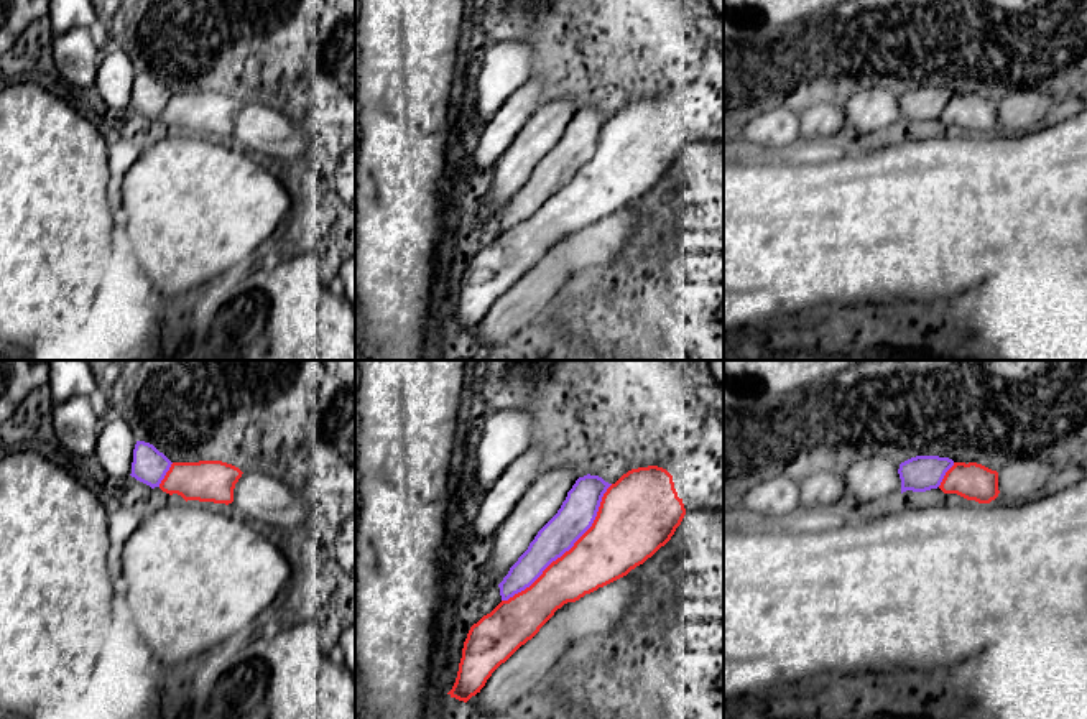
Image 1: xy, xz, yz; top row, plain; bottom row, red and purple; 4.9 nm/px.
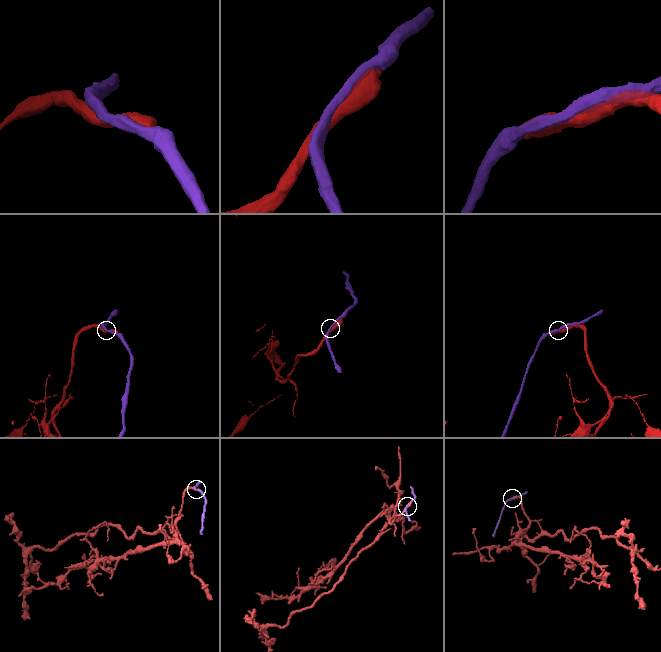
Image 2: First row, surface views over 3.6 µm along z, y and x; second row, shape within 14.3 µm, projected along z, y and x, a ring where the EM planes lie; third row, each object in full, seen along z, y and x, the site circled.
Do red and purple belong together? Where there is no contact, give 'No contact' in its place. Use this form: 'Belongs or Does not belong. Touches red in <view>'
Belongs. Touches red in xz

